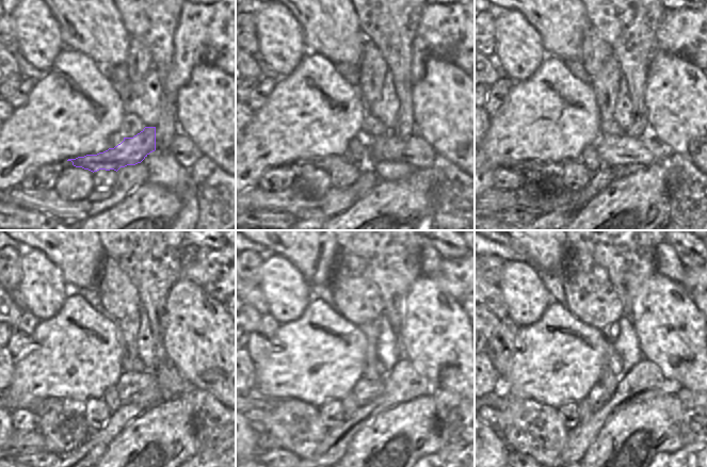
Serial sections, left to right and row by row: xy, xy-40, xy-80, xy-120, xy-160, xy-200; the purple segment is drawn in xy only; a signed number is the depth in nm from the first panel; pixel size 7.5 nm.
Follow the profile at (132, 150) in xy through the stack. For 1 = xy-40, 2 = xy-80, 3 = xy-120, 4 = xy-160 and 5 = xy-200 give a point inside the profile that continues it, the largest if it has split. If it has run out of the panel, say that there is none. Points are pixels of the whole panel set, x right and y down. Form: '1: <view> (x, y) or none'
1: xy-40 (327, 163)
2: xy-80 (546, 173)
3: xy-120 (38, 406)
4: xy-160 (257, 400)
5: xy-200 (496, 398)

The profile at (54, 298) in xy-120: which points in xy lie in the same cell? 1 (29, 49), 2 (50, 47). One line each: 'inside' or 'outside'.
1: inside
2: inside

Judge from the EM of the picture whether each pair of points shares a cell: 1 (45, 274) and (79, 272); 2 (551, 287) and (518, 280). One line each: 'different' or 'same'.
1: different
2: different

